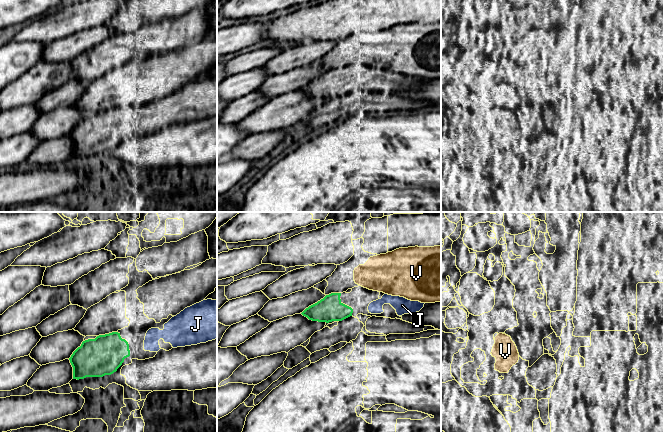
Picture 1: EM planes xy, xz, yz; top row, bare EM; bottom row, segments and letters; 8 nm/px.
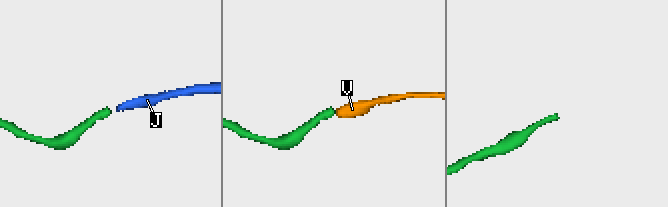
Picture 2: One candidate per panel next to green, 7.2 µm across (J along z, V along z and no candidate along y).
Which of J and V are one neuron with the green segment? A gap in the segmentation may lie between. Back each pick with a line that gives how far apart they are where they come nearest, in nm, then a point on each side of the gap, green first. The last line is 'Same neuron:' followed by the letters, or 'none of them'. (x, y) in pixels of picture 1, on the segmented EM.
J: 120 nm | xy (129, 350), (144, 349)
Same neuron: J

